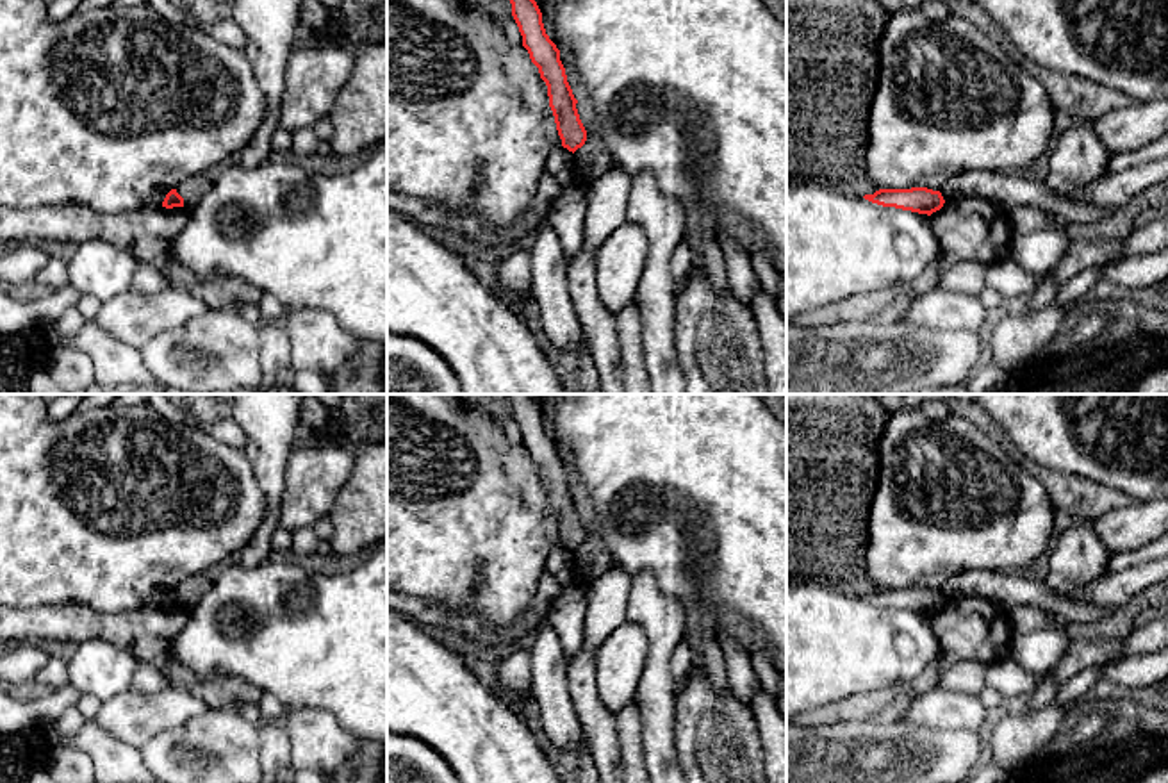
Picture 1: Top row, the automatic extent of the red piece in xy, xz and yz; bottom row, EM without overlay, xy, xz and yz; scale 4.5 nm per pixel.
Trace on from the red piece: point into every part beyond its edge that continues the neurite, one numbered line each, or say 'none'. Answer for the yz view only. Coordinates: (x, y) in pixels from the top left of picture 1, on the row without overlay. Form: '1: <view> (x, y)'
none

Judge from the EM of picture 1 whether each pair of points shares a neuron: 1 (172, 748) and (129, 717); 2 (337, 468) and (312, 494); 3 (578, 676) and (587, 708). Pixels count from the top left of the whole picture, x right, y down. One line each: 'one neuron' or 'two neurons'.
1: two neurons
2: one neuron
3: one neuron

